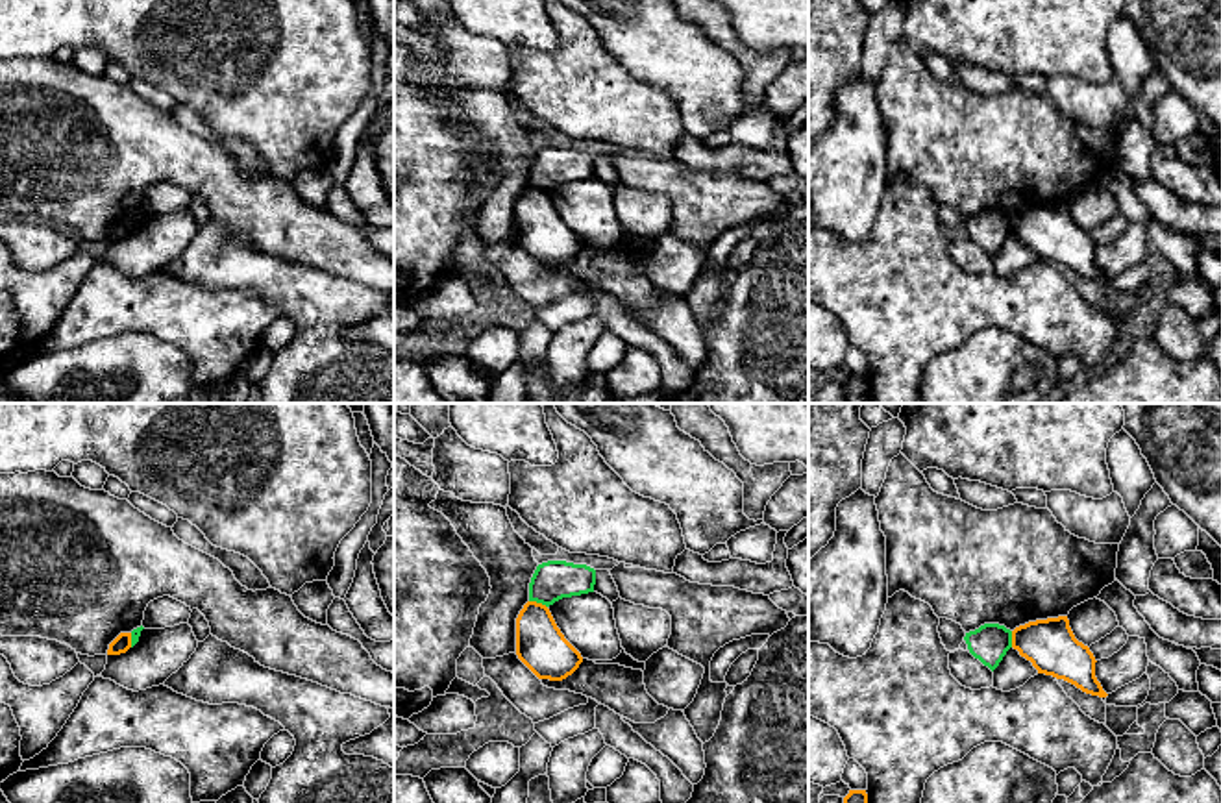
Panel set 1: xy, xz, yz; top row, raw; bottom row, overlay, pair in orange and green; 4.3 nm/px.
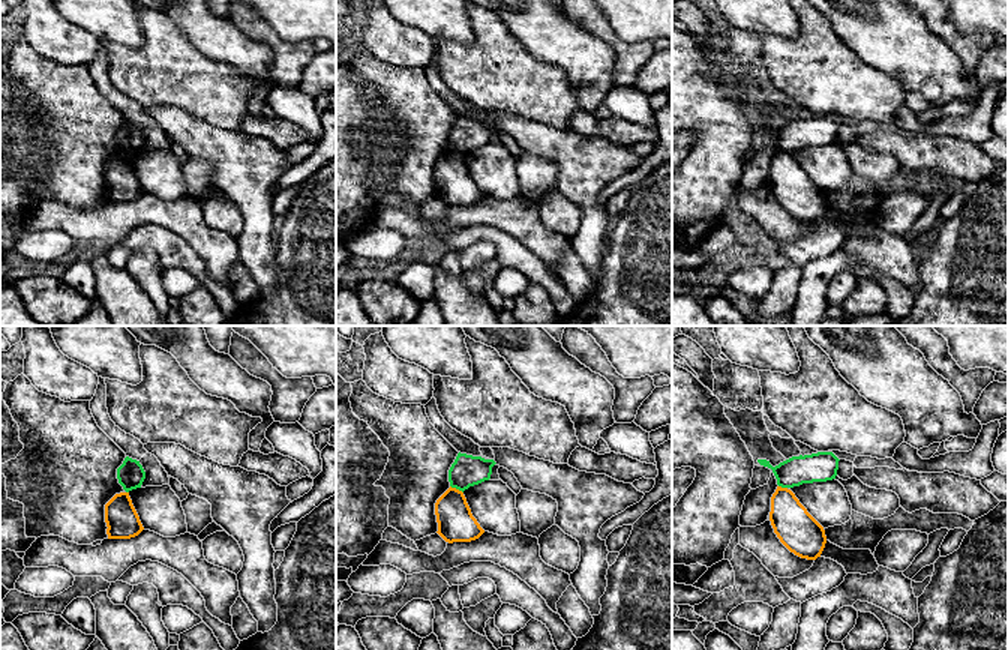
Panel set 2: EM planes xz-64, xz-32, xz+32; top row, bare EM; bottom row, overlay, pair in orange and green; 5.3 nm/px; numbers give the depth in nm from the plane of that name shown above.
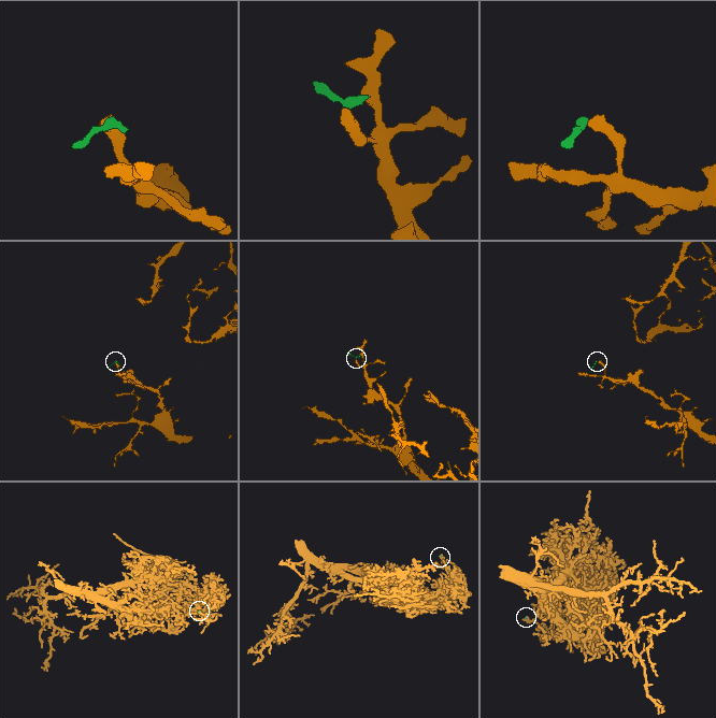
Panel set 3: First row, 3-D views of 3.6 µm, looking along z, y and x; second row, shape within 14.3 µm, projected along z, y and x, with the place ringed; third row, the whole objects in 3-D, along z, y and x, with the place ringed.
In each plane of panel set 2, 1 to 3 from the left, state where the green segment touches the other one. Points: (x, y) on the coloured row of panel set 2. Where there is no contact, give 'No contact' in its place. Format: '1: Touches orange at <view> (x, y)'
1: No contact
2: Touches orange at xz-32 (455, 488)
3: Touches orange at xz+32 (783, 488)

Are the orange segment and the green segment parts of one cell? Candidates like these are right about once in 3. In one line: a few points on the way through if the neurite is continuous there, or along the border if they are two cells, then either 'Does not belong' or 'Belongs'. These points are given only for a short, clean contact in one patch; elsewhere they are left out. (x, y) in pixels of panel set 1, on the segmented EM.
Boundary: xz (530, 600), (541, 602), (546, 607). Does not belong

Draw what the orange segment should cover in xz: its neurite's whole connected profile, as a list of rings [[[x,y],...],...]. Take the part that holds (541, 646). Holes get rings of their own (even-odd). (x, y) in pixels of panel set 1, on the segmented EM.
[[[527,601],[516,618],[516,655],[538,679],[549,681],[566,679],[583,662],[549,609],[536,601]]]

